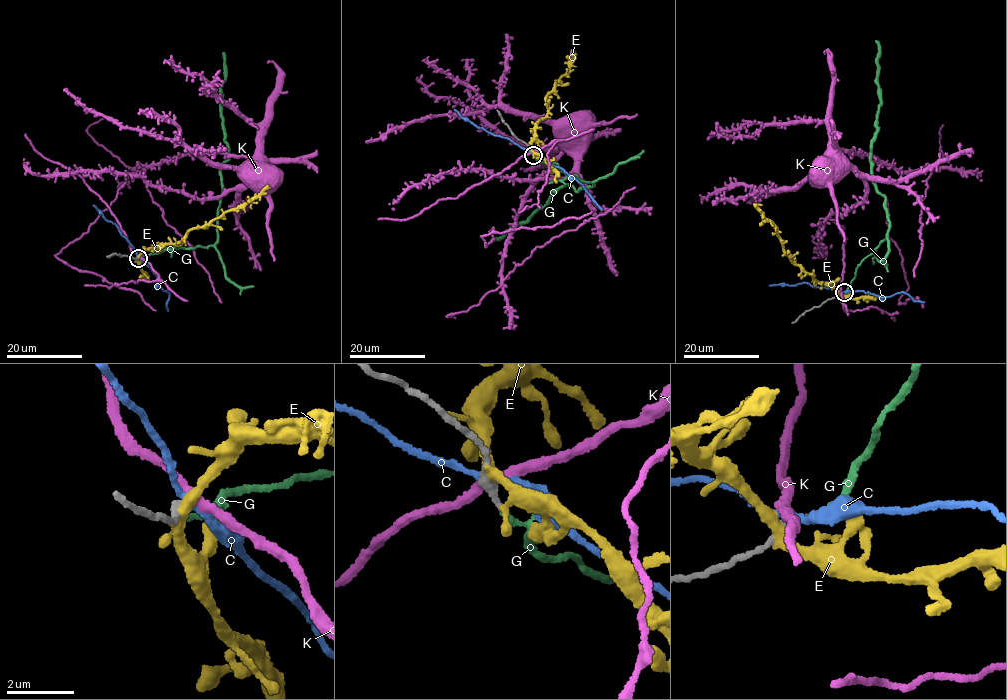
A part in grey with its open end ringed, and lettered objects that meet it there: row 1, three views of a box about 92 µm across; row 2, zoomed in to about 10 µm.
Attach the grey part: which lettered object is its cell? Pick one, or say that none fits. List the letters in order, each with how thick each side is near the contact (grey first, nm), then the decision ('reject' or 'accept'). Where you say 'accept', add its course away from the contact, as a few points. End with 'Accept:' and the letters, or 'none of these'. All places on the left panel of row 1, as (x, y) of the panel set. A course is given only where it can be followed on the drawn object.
C: 360 nm thick on the grey side, 180 nm on the other; reject
E: 380 nm thick on the grey side, 320 nm on the other; reject
G: 320 nm thick on the grey side, 100 nm on the other; accept
K: 360 nm thick on the grey side, 280 nm on the other; reject
Accept: G

